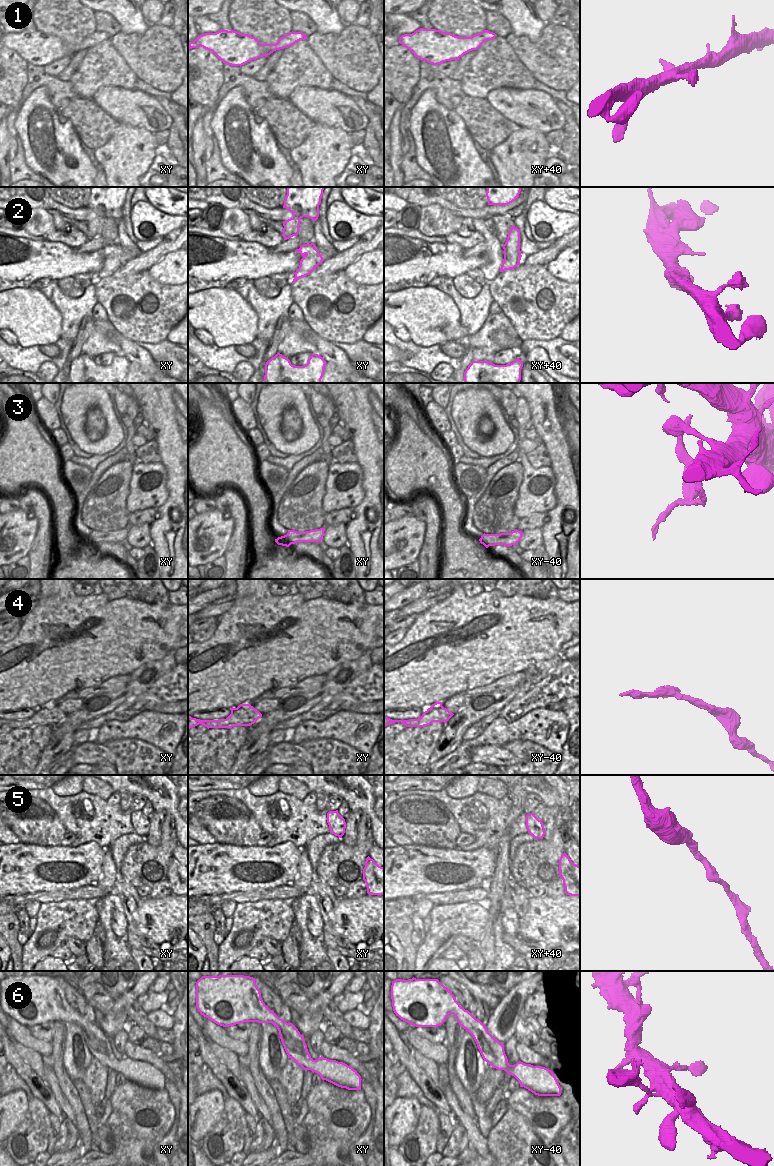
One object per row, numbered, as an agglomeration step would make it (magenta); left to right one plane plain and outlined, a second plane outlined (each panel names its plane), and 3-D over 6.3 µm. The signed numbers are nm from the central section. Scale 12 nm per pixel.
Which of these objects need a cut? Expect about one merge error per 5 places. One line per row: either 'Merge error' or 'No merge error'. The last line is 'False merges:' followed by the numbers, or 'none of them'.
1: No merge error
2: No merge error
3: Merge error
4: No merge error
5: No merge error
6: No merge error
False merges: 3

